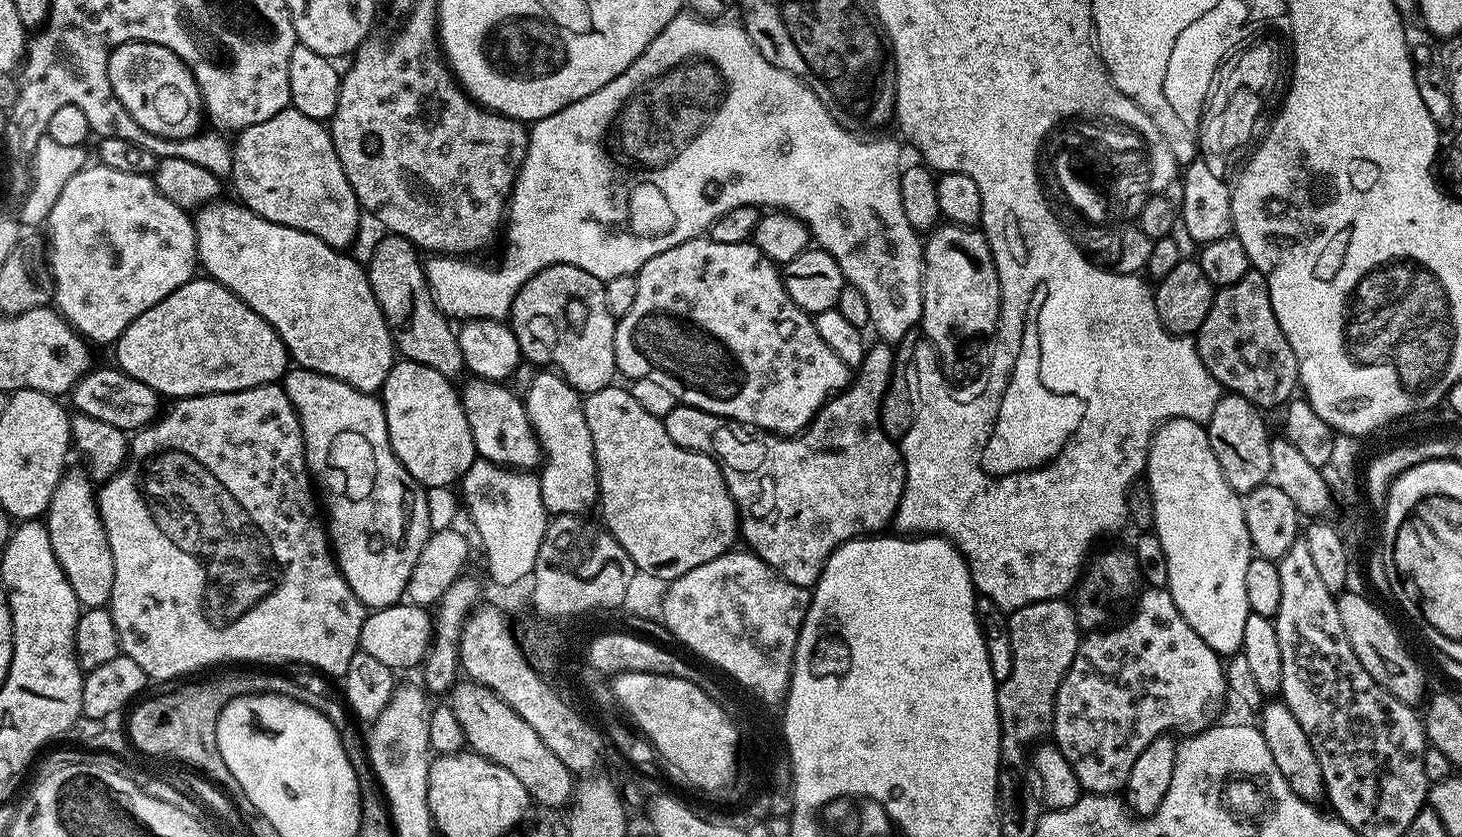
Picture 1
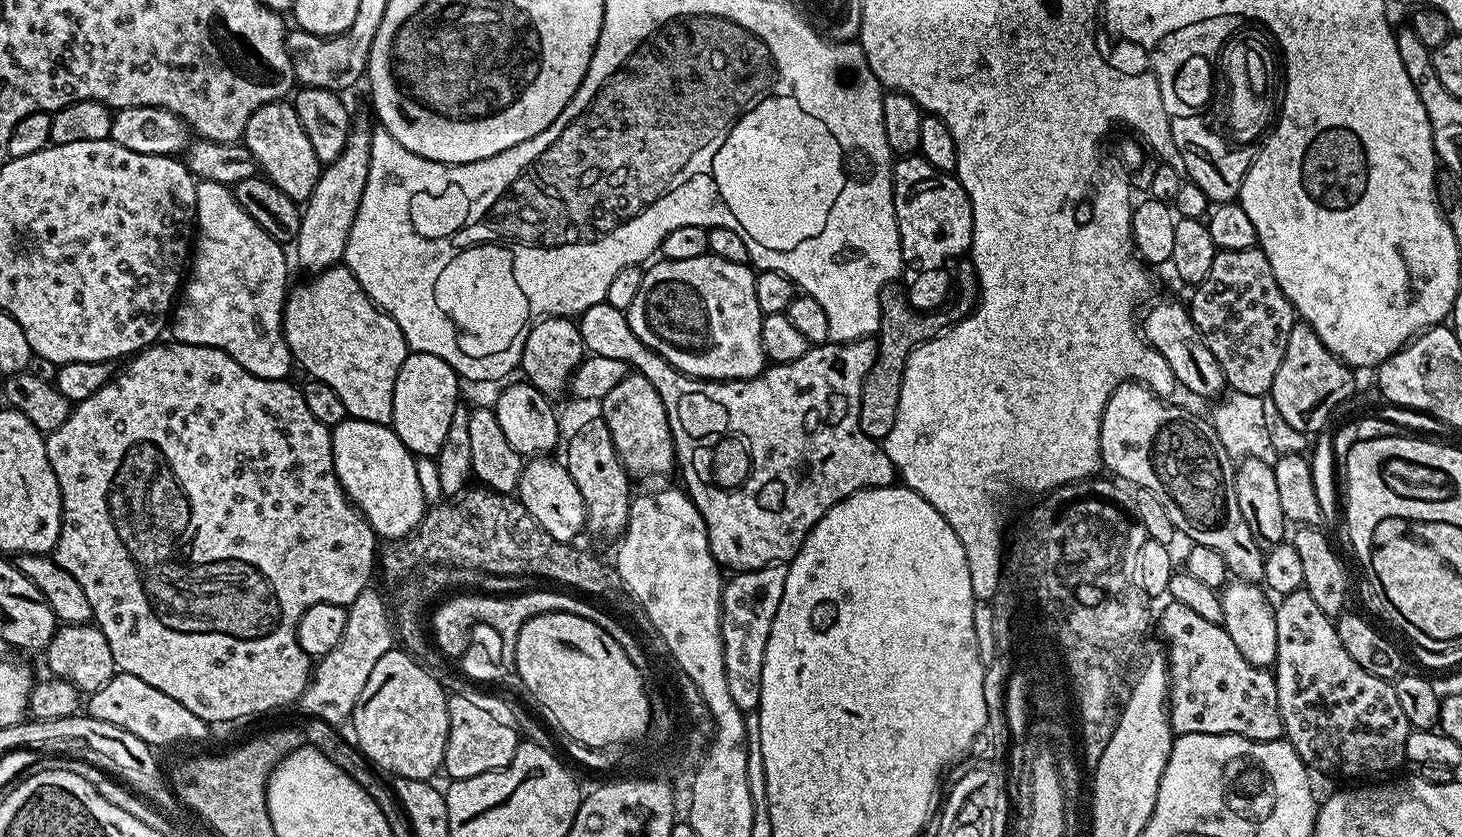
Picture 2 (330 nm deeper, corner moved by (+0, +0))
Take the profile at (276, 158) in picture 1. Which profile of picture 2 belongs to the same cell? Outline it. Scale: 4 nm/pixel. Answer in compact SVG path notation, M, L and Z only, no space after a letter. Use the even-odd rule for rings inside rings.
M276 100L254 110L254 114L250 114L250 122L246 122L242 144L253 156L257 169L271 184L278 186L282 194L297 202L306 202L310 198L322 165L310 146L310 138L306 138L306 130L298 118L295 103Z

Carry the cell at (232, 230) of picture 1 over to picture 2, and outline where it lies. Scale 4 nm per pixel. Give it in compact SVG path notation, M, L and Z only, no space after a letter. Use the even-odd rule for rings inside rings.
M333 266L325 268L323 272L315 273L305 284L300 284L289 291L286 299L282 304L282 338L288 344L288 351L291 359L296 360L313 376L316 380L321 380L334 395L340 399L340 404L345 408L347 415L353 420L365 420L366 422L374 422L375 424L392 423L392 411L394 410L394 382L398 378L398 370L402 370L402 362L406 362L409 354L409 346L406 338L402 334L402 330L398 330L398 322L394 322L394 318L386 315L381 308L377 308L372 303L371 298L364 293L362 286L351 270L346 266Z

